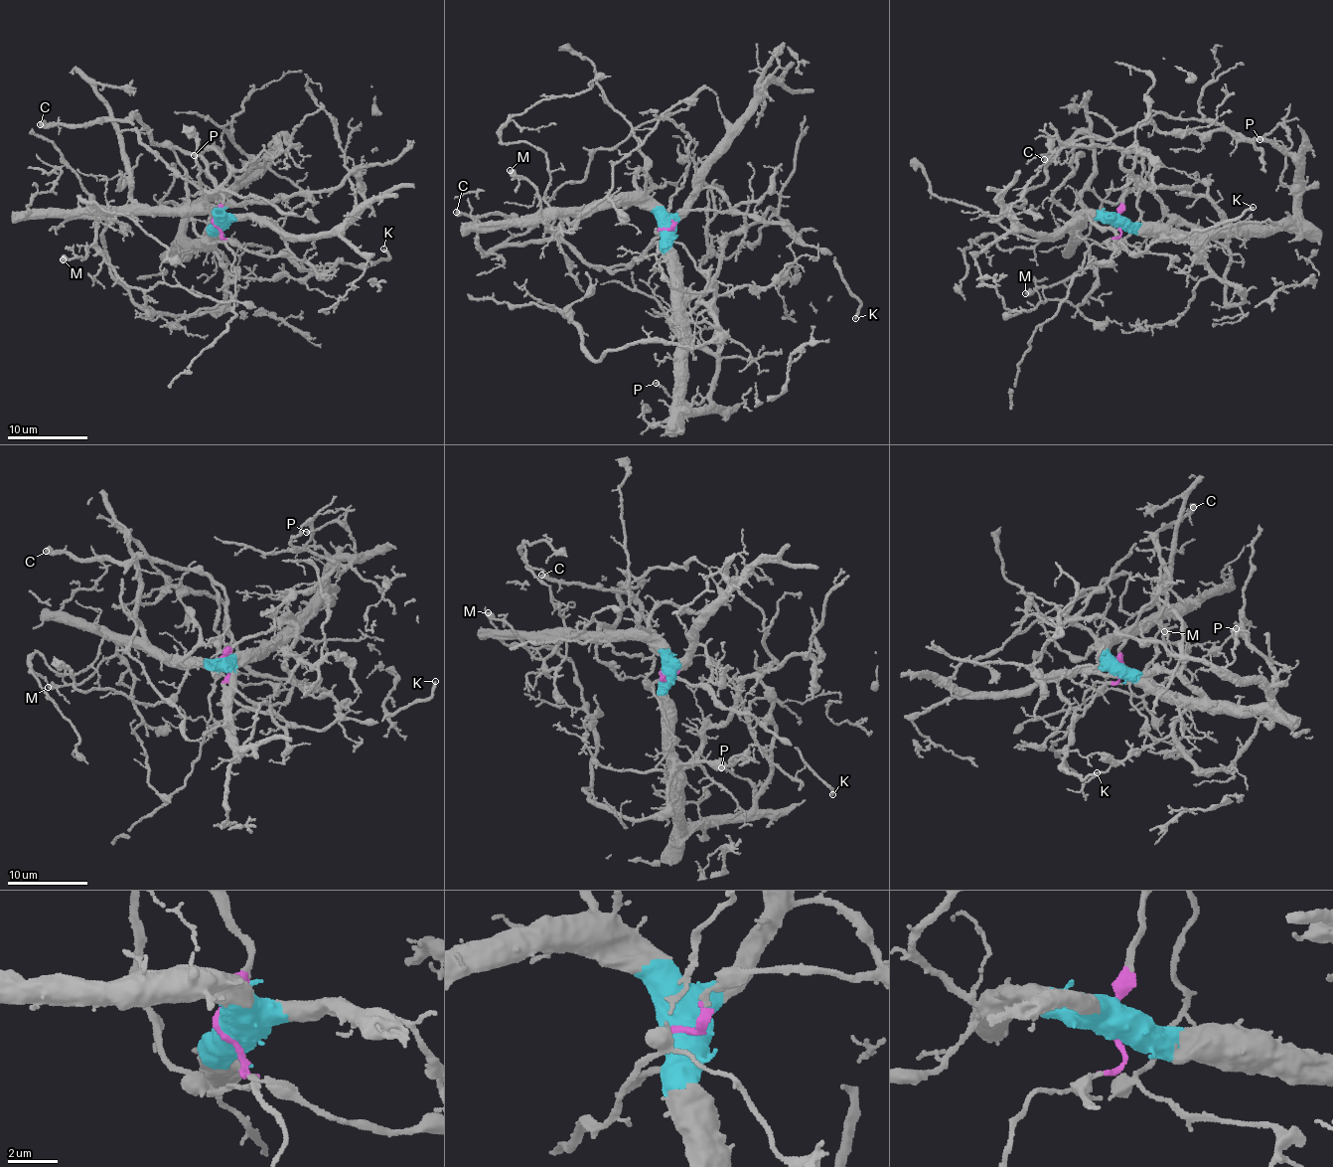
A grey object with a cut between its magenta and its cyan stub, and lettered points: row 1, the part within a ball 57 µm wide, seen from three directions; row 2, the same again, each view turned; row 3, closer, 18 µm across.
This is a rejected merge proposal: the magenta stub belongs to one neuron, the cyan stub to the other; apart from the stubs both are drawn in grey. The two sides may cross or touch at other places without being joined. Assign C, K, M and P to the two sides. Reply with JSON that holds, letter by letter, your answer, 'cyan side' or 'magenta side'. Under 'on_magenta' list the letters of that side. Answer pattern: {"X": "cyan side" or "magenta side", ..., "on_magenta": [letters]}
{"C": "magenta side", "K": "magenta side", "M": "cyan side", "P": "cyan side", "on_magenta": ["C", "K"]}

